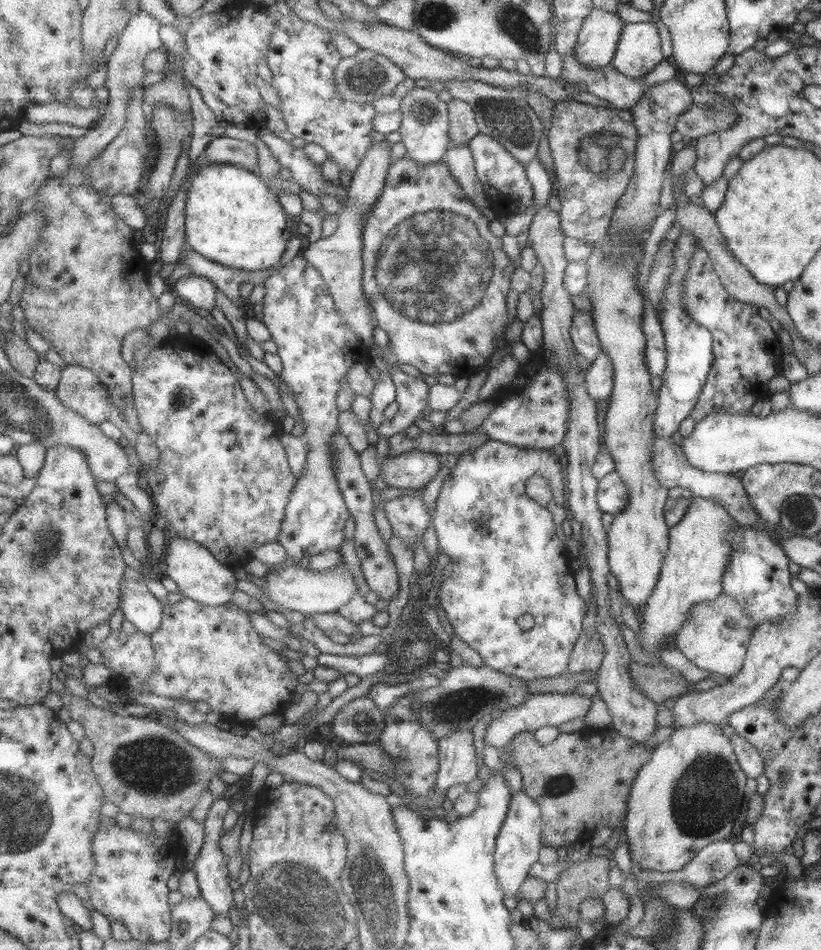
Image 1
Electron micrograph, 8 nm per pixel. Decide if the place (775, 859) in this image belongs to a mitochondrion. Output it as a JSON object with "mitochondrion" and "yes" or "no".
{"mitochondrion":"no"}

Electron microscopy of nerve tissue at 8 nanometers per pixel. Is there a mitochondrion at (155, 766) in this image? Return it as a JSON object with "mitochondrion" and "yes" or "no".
{"mitochondrion":"yes"}

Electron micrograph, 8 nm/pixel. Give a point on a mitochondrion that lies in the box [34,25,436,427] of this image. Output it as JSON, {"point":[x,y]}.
{"point":[368,77]}

